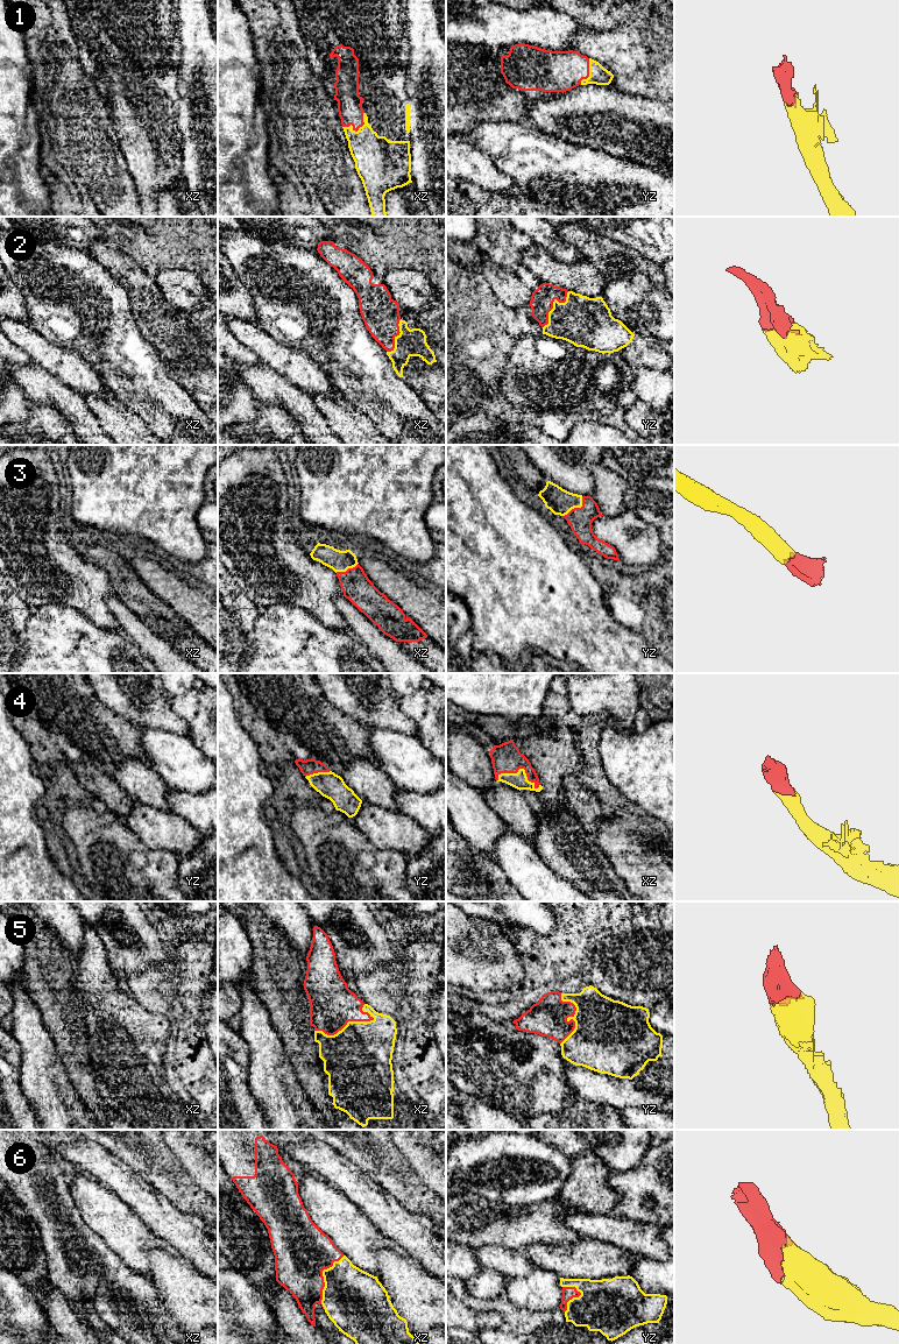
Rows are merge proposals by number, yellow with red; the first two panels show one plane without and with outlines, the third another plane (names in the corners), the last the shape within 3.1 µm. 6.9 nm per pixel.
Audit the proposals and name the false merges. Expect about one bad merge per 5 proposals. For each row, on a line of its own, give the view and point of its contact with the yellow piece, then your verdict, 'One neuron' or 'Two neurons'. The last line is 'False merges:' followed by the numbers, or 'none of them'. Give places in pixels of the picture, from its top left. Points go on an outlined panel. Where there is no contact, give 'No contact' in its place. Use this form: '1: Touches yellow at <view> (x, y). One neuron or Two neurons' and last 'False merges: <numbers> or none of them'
1: Touches yellow at xz (359, 129). One neuron
2: Touches yellow at yz (553, 304). One neuron
3: Touches yellow at yz (577, 507). One neuron
4: Touches yellow at xz (522, 769). One neuron
5: Touches yellow at xz (345, 1026). One neuron
6: Touches yellow at xz (324, 1279). One neuron
False merges: none of them

